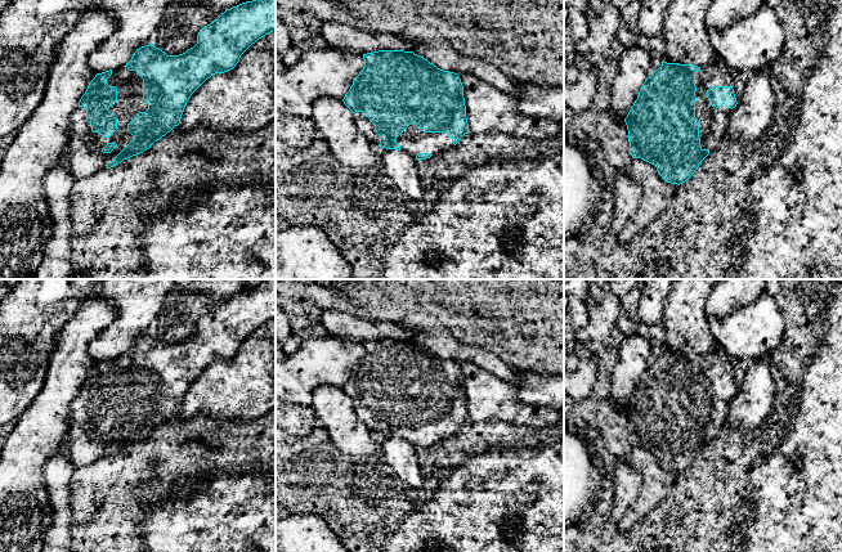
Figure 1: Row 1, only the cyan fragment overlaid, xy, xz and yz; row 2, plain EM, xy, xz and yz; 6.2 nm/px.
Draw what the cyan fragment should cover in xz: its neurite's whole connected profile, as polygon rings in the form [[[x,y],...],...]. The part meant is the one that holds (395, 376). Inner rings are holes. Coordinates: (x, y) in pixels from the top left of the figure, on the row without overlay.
[[[379,338],[363,342],[364,355],[342,390],[354,401],[359,419],[376,435],[406,439],[417,448],[451,439],[469,421],[463,374],[457,362],[443,359],[413,340]]]

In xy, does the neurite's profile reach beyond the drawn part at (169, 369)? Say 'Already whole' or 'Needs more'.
Needs more

